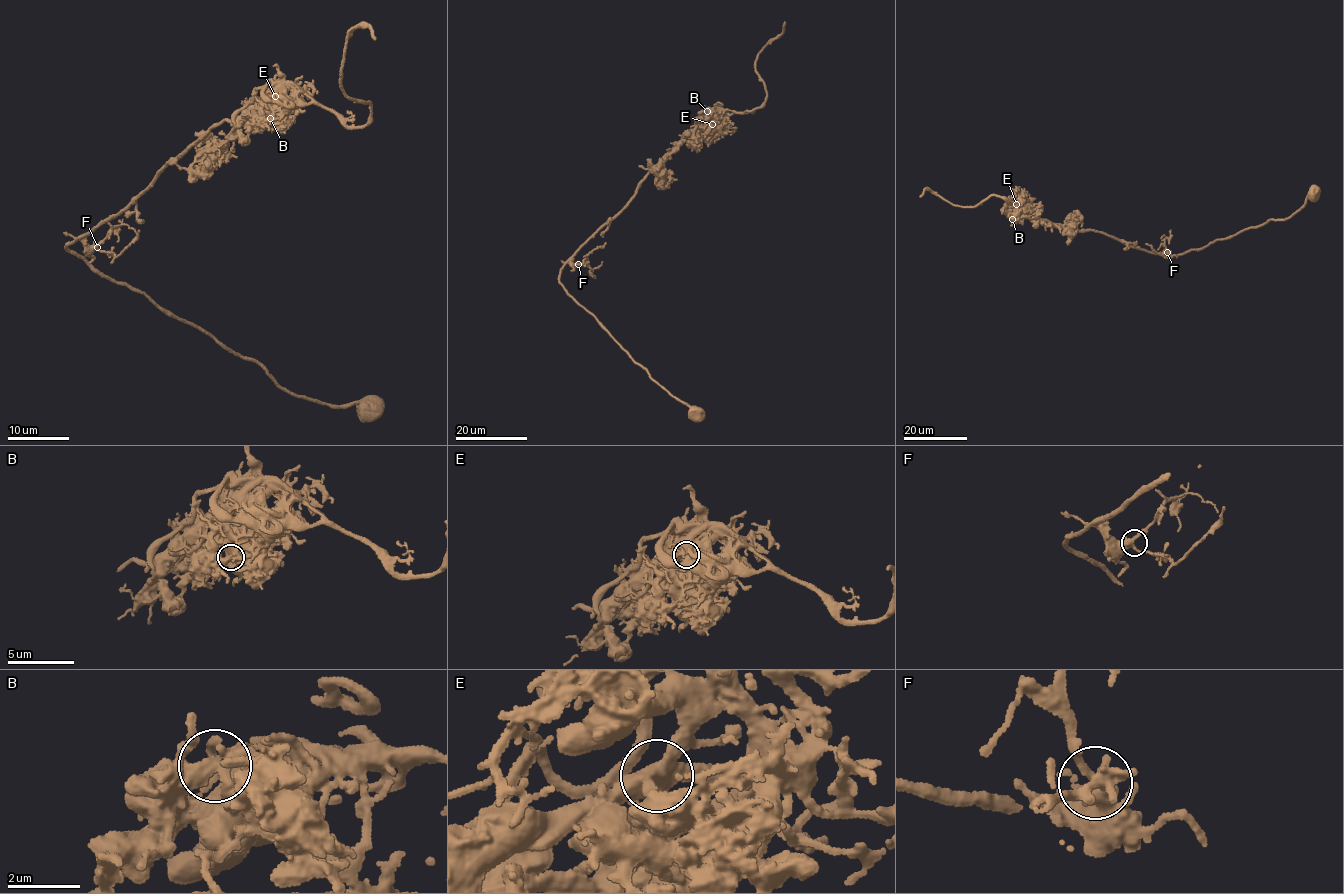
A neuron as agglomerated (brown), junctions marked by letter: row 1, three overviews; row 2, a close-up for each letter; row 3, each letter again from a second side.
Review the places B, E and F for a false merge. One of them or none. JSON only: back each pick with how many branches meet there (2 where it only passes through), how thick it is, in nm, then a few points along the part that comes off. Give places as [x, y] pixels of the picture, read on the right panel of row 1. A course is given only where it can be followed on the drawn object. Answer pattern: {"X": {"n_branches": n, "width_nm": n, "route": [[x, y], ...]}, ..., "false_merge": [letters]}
{"B": {"n_branches": 4, "width_nm": 340, "route": [[1012, 219], [1005, 209], [1006, 202], [1011, 203], [999, 196], [960, 207], [928, 188], [920, 196]]}, "false_merge": ["B"]}

